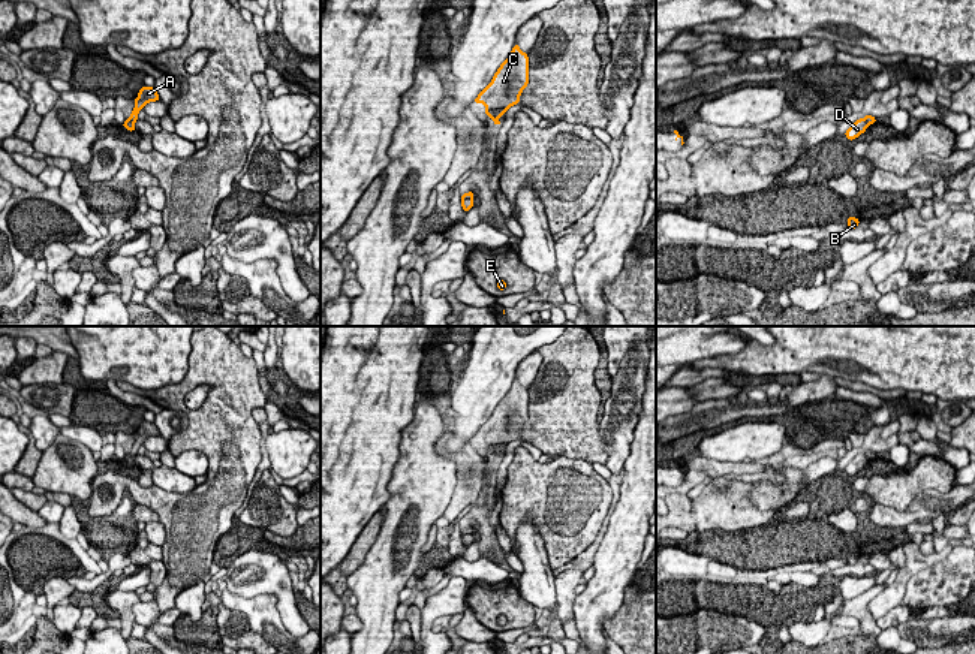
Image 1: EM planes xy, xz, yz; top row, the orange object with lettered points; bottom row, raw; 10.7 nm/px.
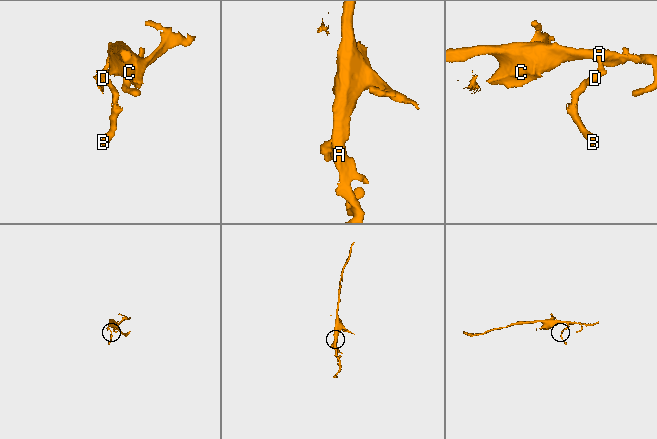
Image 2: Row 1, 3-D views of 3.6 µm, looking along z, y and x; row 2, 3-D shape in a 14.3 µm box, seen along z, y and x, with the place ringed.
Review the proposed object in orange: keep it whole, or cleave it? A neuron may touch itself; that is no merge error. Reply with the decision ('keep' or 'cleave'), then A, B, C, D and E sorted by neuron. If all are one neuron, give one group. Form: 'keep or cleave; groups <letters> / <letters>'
cleave; groups A C E / B D

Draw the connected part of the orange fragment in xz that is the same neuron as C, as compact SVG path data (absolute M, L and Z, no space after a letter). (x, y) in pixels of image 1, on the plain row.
M515 379L508 394L500 400L491 418L478 430L473 438L484 438L484 447L493 453L493 459L511 441L520 438L520 431L529 419L529 392Z

